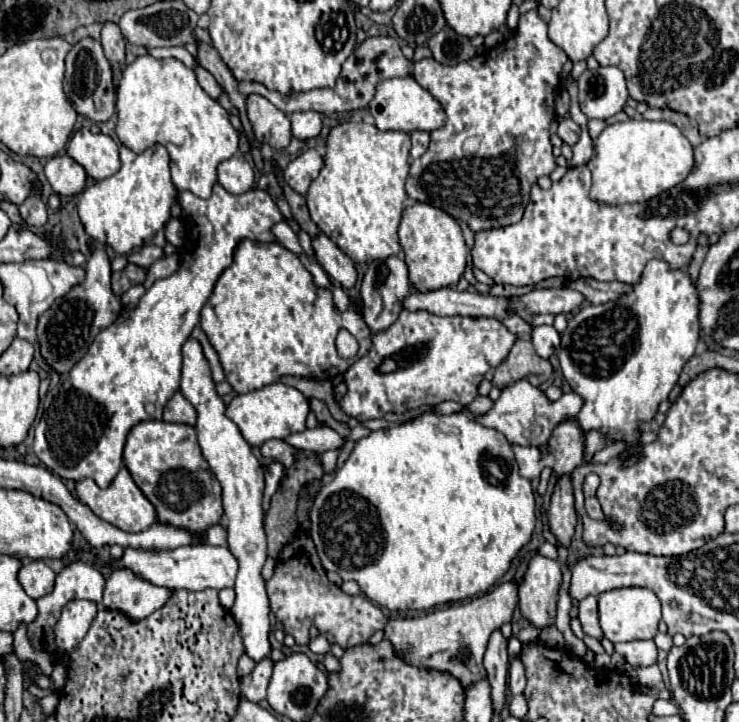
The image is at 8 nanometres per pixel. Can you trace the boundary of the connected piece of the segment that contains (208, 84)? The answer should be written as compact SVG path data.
M196 65L196 67L194 67L194 73L196 73L196 79L200 81L200 87L202 87L210 97L216 99L216 97L222 93L222 87L216 83L216 79L212 77L212 73L208 73L204 67Z

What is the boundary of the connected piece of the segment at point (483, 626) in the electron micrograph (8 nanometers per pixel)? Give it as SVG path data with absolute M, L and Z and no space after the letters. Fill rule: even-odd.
M506 581L488 591L486 595L476 597L464 605L434 609L414 619L390 619L384 633L386 639L392 641L394 649L404 657L404 661L416 667L448 671L462 685L472 685L478 679L478 673L480 681L486 679L482 657L488 639L494 629L512 621L516 605L518 605L518 583Z

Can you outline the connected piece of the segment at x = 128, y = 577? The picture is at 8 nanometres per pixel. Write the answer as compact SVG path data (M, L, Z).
M114 569L106 579L104 605L124 611L132 621L140 621L160 609L170 595L172 589L148 585L148 581L140 581L140 577L128 573L128 569Z

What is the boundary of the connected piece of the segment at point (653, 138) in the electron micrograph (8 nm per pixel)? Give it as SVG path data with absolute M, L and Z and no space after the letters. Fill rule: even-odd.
M646 119L612 123L594 139L594 155L588 161L592 171L590 197L602 205L650 201L686 179L694 165L692 151L690 141L672 123Z

